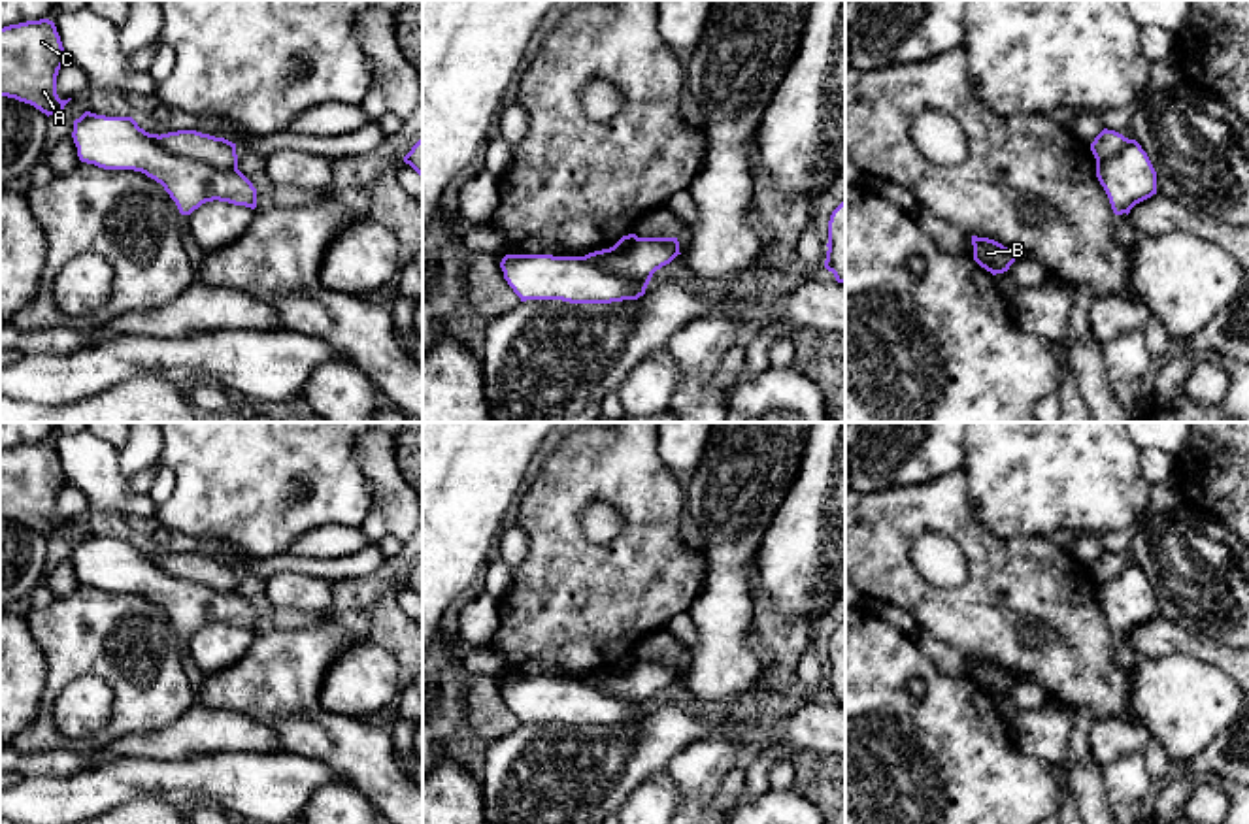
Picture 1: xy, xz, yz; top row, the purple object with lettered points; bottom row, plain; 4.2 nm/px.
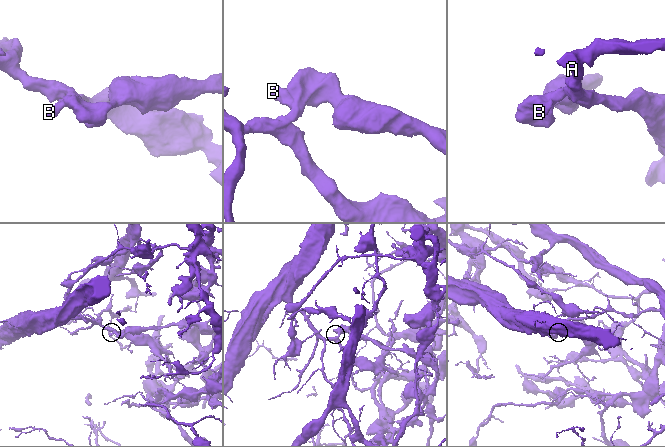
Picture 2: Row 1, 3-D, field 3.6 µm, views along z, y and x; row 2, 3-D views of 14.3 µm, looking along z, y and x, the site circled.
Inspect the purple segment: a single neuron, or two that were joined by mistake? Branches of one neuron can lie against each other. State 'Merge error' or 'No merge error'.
Merge error

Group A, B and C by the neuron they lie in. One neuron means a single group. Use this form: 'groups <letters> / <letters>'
groups A C / B

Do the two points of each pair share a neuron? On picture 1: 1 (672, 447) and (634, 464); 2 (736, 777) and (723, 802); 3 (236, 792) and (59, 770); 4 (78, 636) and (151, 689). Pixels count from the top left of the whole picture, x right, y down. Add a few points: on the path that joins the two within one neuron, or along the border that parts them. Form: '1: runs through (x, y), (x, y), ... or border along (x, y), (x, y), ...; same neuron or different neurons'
1: border along (657, 442), (661, 461), (674, 474); different neurons
2: runs through (732, 783), (725, 796); same neuron
3: border along (121, 758), (63, 777), (36, 777); different neurons
4: runs through (97, 645), (106, 655), (121, 659), (133, 670); same neuron

